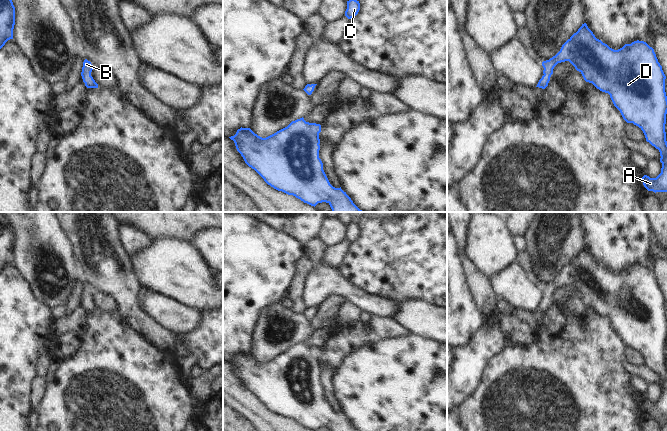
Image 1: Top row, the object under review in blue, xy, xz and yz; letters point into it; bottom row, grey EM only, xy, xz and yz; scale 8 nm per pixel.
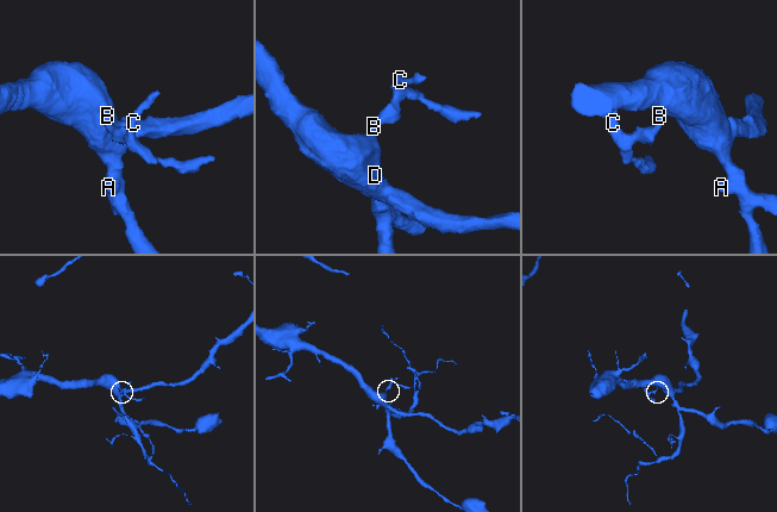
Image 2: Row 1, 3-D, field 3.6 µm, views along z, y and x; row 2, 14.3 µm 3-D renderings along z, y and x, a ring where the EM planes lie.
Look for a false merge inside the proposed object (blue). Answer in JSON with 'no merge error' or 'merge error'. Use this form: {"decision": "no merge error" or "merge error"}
{"decision": "no merge error"}

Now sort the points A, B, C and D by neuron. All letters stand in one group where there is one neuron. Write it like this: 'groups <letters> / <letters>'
groups A B C D

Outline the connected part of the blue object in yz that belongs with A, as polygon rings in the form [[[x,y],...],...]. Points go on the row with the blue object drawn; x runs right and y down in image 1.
[[[584,23],[561,47],[560,51],[550,58],[543,61],[543,76],[536,87],[545,89],[548,86],[550,77],[553,74],[554,67],[561,62],[569,61],[577,71],[579,71],[586,82],[592,83],[597,89],[608,93],[614,106],[620,111],[623,119],[627,123],[633,123],[644,133],[646,141],[660,152],[660,162],[662,163],[661,173],[656,178],[650,178],[647,175],[642,177],[644,187],[648,191],[667,192],[667,141],[666,141],[666,114],[667,114],[667,96],[665,92],[666,76],[662,66],[658,62],[654,49],[644,41],[634,41],[631,44],[625,44],[622,48],[614,50],[601,40],[597,39],[593,32]]]

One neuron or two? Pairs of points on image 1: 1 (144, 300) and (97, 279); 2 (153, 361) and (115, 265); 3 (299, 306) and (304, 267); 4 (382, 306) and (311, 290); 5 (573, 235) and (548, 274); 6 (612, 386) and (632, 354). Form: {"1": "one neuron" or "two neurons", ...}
{"1": "two neurons", "2": "two neurons", "3": "one neuron", "4": "one neuron", "5": "one neuron", "6": "two neurons"}

